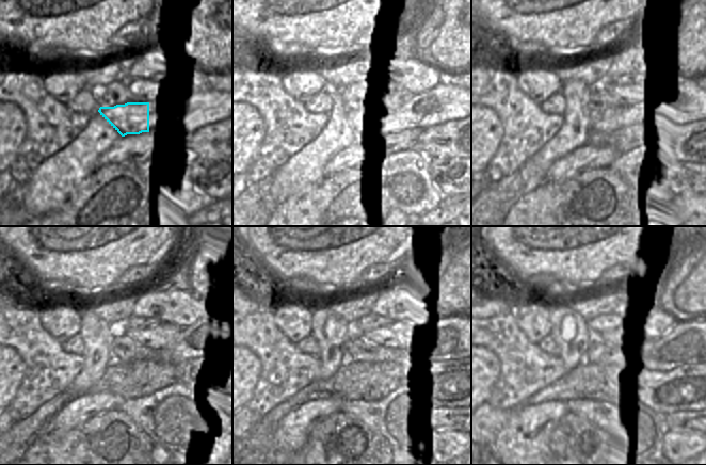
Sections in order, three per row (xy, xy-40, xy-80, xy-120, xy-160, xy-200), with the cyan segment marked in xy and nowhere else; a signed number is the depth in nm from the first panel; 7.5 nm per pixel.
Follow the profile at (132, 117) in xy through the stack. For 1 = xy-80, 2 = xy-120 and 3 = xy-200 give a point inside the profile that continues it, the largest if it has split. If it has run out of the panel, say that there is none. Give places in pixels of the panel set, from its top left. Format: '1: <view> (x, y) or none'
1: xy-80 (614, 117)
2: xy-120 (180, 352)
3: xy-200 (687, 343)

